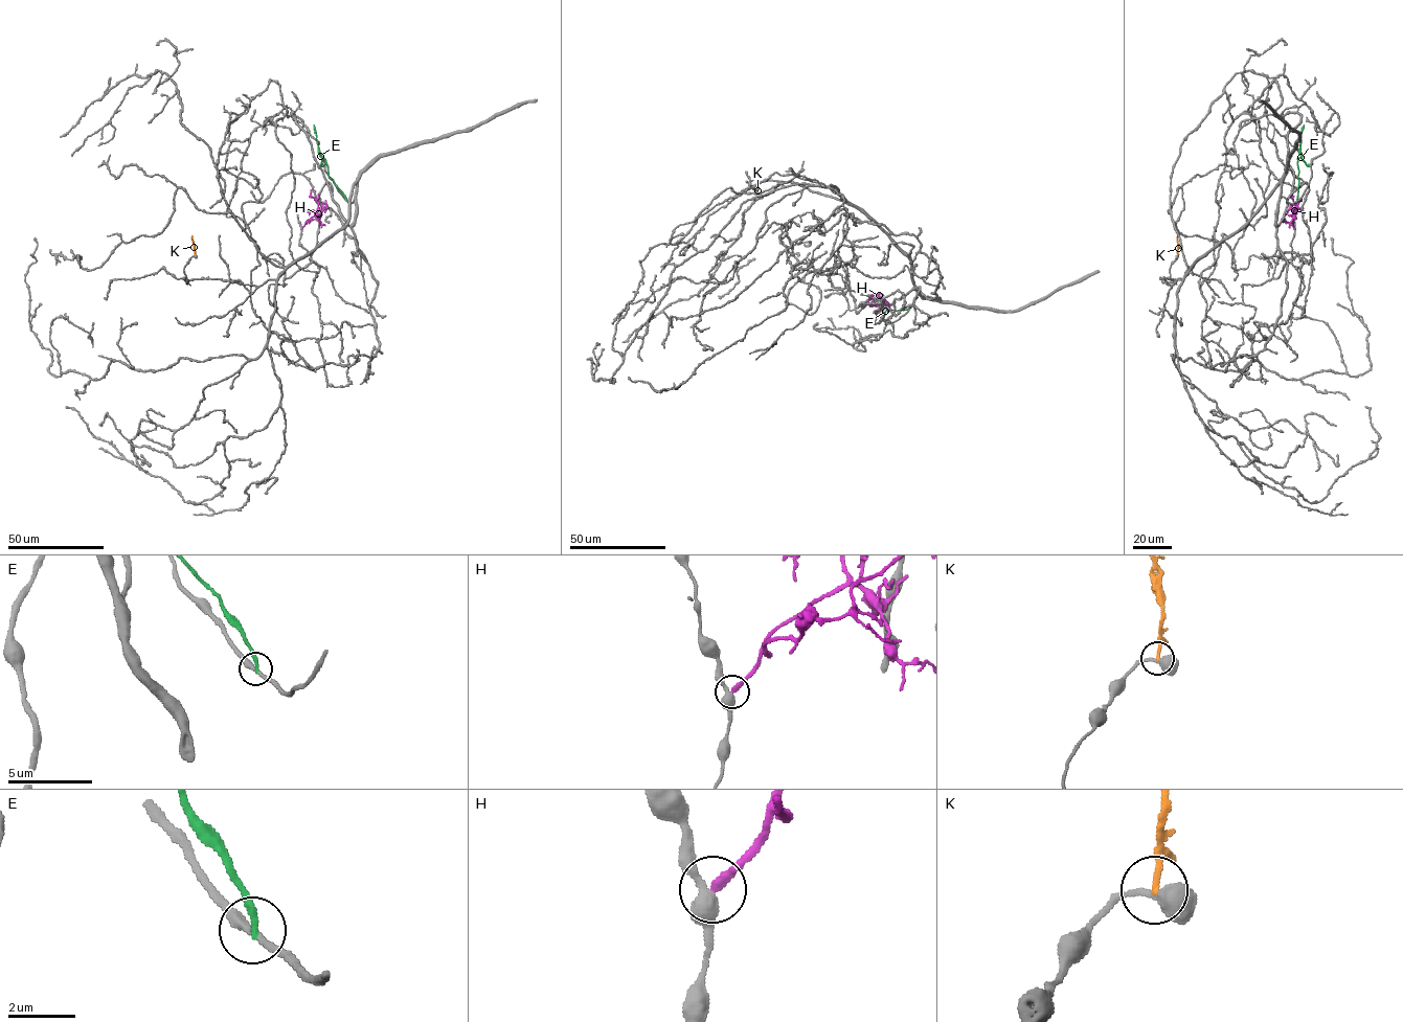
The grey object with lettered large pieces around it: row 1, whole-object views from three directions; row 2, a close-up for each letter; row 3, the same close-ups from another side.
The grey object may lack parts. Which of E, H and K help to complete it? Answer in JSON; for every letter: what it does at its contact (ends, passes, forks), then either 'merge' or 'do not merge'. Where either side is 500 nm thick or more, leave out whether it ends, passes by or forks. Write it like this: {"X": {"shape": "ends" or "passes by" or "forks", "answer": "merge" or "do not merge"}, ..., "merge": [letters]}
{"E": {"shape": "ends", "answer": "do not merge"}, "H": {"shape": "ends", "answer": "do not merge"}, "K": {"shape": "ends", "answer": "do not merge"}, "merge": []}

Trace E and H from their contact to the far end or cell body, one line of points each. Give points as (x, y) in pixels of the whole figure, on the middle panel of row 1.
E: (909, 309), (886, 310), (876, 316)
H: (864, 305), (877, 294), (888, 304), (887, 312)

